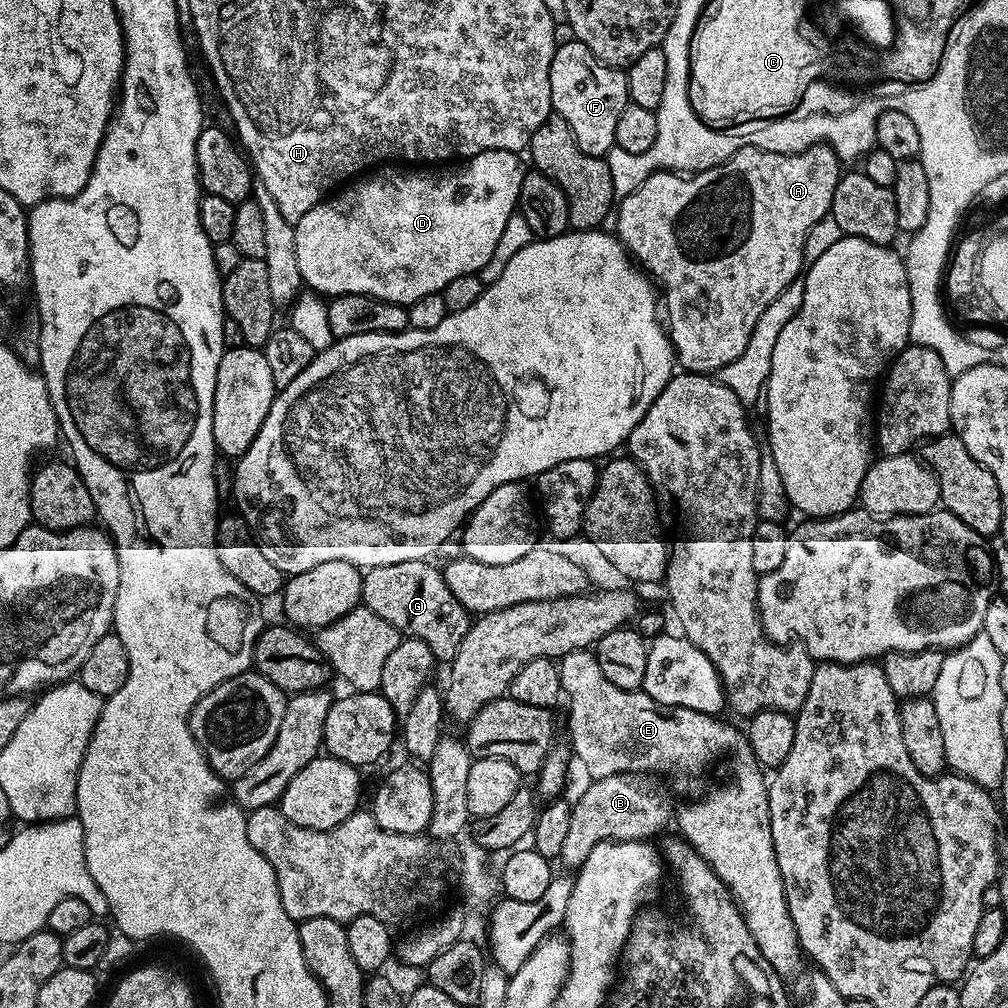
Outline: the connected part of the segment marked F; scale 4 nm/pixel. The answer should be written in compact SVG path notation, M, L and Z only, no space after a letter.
M568 38L552 55L550 98L553 113L566 118L566 126L570 126L574 142L578 142L582 154L607 157L616 148L614 129L622 110L630 103L628 78L621 69L601 62L581 40Z

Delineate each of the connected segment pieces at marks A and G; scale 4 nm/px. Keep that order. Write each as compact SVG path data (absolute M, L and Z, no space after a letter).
M827 143L815 144L801 152L764 152L761 148L743 148L723 164L708 168L705 172L697 172L695 175L677 174L671 170L653 172L650 178L646 178L646 182L642 182L642 186L638 186L638 190L634 190L626 199L619 201L614 212L615 235L637 265L657 285L664 284L665 290L668 291L666 332L672 341L675 363L683 371L716 374L722 366L734 362L734 358L738 358L738 354L746 350L746 342L750 342L750 334L754 334L754 326L758 326L758 318L762 318L762 310L766 310L766 306L770 306L770 302L774 302L774 298L778 298L778 294L782 294L782 290L786 290L786 286L790 286L801 275L806 264L804 259L806 234L810 234L814 222L831 213L834 190L838 186L841 175L842 162L835 150L829 148Z
M411 560L410 562L394 562L394 566L374 566L363 573L362 594L360 595L363 607L368 608L378 618L390 622L396 631L405 637L413 636L426 646L430 646L432 655L437 661L450 662L458 654L458 646L462 646L462 638L466 638L470 623L470 614L450 594L450 586L446 586L443 571L439 567L435 568L428 560Z

